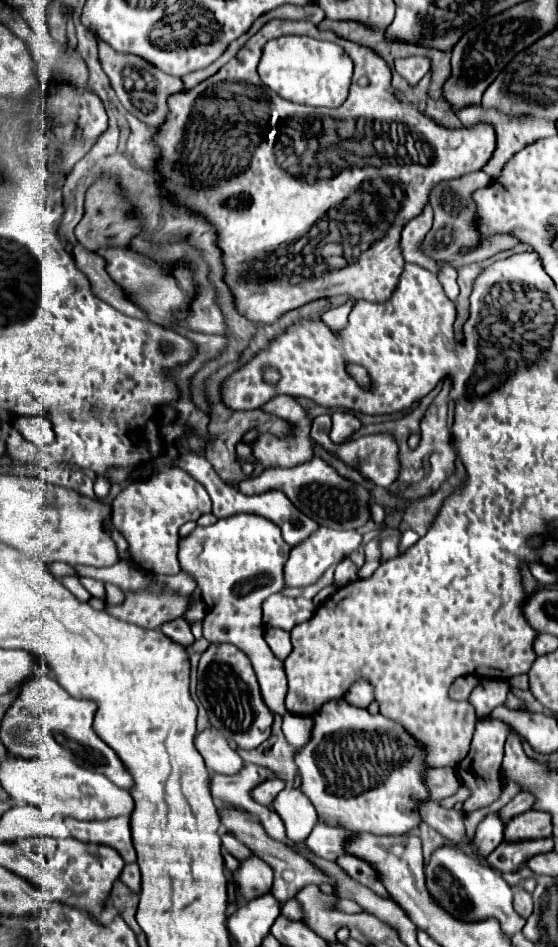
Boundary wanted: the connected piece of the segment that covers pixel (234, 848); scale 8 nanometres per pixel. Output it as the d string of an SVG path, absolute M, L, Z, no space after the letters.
M221 832L220 838L222 847L239 861L252 855L252 852L232 835L226 832Z

